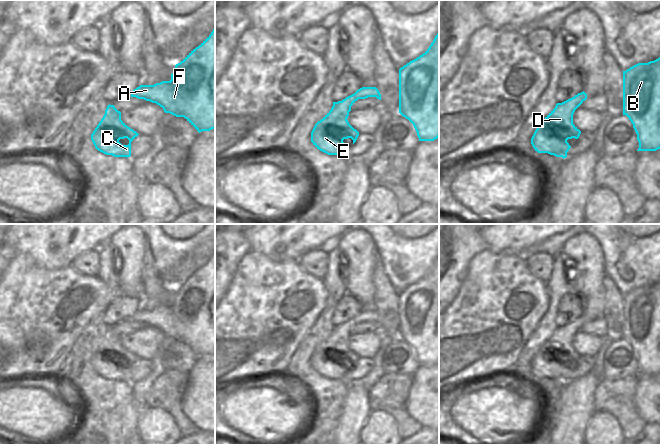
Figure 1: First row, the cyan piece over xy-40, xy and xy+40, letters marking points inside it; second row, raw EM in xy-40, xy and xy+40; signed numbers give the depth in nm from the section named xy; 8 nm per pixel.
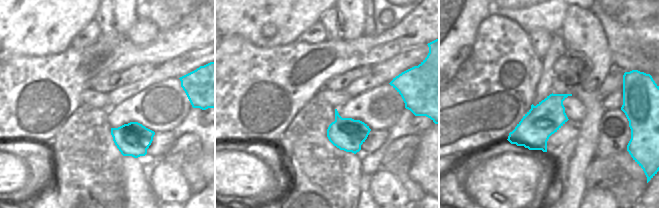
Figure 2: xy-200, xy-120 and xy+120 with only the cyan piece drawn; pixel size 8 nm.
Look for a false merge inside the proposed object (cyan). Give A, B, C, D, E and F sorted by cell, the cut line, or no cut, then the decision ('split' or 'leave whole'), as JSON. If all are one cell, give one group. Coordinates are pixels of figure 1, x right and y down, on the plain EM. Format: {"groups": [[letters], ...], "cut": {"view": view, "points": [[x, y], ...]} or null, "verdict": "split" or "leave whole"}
{"groups": [["A", "B", "F"], ["C", "D", "E"]], "cut": {"view": "xy", "points": [[355, 316], [359, 322]]}, "verdict": "split"}

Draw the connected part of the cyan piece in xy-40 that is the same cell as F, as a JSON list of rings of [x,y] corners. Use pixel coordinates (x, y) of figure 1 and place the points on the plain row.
[[[215,252],[198,271],[175,289],[170,305],[140,309],[131,316],[131,321],[156,327],[165,337],[184,341],[199,357],[215,353]]]

